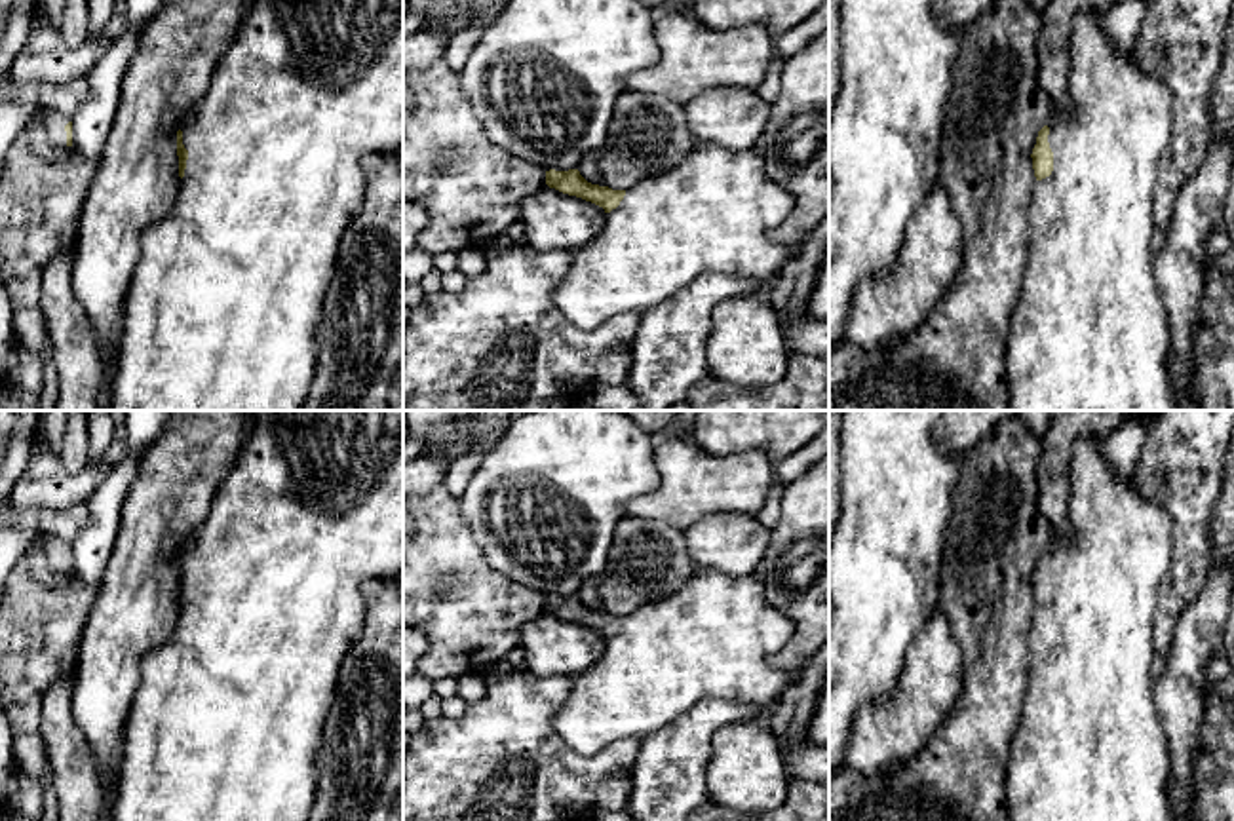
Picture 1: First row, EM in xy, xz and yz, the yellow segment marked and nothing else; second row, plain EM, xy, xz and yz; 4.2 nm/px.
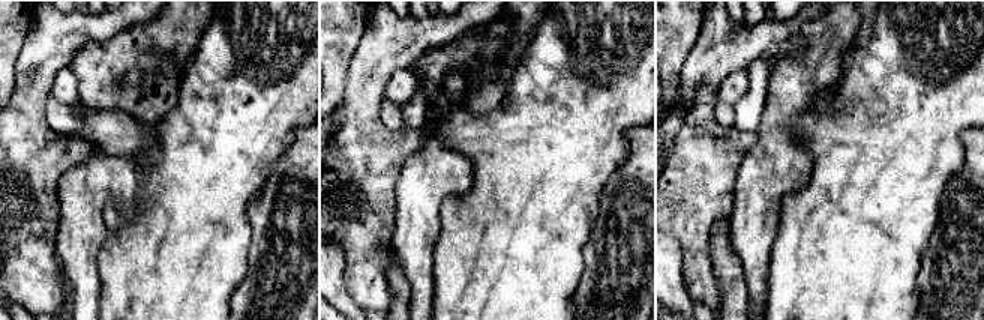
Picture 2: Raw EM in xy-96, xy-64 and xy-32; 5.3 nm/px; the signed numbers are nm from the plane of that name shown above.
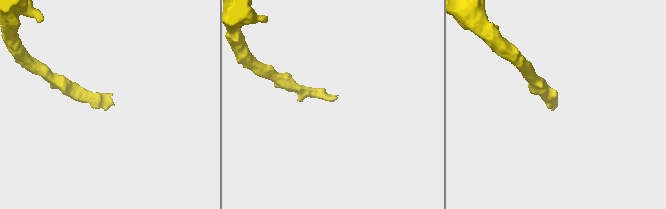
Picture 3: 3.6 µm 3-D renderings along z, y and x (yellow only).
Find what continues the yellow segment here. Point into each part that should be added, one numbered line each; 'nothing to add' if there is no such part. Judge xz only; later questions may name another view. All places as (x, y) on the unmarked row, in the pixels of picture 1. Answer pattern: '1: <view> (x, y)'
1: xz (713, 639)

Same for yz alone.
1: yz (1088, 745)

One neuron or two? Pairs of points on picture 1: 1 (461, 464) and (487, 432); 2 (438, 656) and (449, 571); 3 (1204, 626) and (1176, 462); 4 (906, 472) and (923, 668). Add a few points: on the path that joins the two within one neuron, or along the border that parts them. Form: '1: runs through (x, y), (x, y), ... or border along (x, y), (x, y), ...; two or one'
1: runs through (468, 457), (483, 439); one
2: runs through (449, 635), (449, 591); one
3: border along (1214, 567), (1206, 588), (1181, 612), (1174, 635); two
4: border along (942, 610), (936, 610), (909, 643), (900, 671); two

